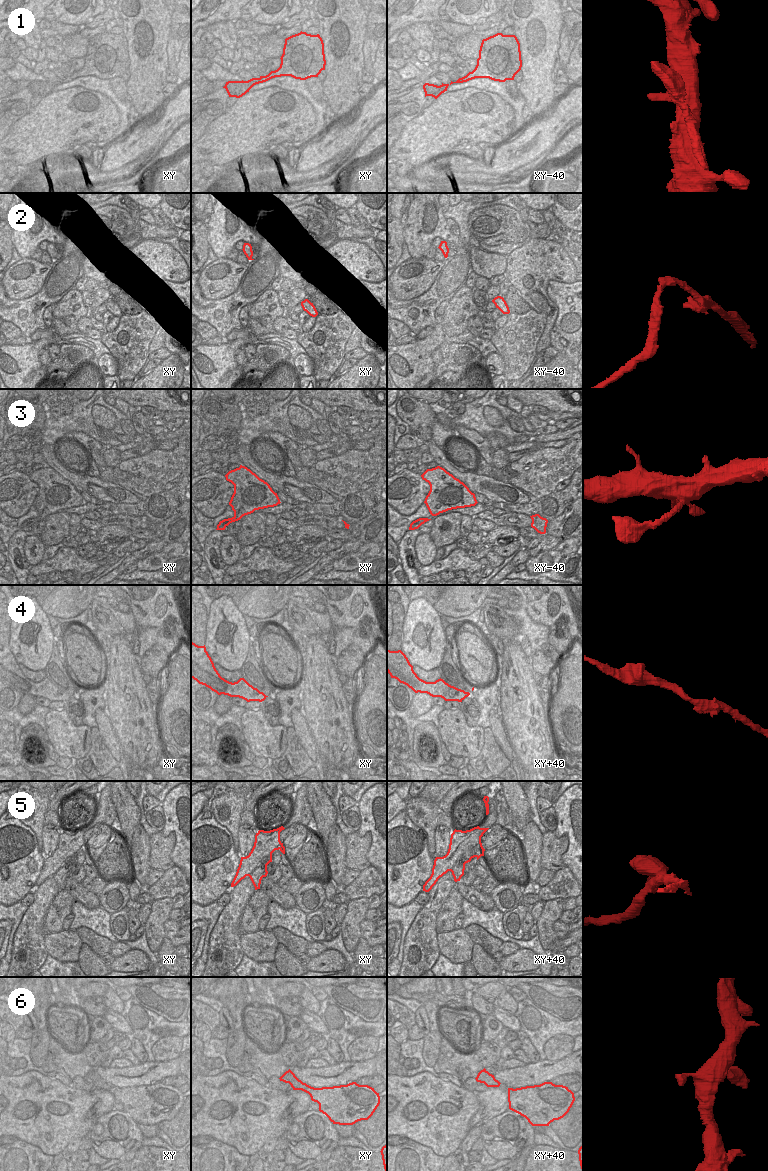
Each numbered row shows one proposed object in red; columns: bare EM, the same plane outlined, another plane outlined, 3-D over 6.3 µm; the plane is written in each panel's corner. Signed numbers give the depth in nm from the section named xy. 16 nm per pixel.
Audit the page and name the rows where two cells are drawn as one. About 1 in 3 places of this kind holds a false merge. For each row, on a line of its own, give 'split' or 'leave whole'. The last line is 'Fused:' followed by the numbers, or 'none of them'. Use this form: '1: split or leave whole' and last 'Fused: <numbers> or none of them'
1: leave whole
2: split
3: leave whole
4: leave whole
5: split
6: split
Fused: 2, 5, 6

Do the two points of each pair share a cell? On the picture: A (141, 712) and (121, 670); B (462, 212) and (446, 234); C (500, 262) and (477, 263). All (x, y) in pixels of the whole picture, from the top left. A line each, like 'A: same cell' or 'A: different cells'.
A: same cell
B: different cells
C: same cell

